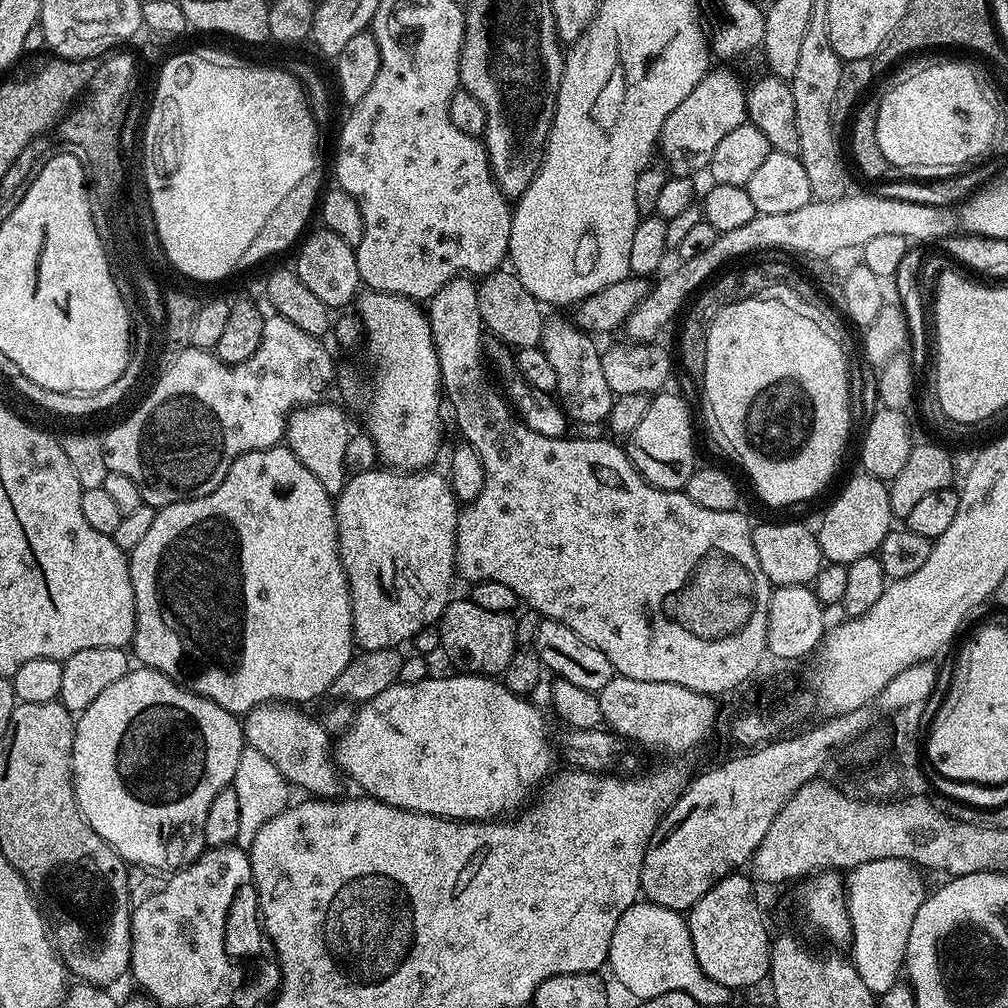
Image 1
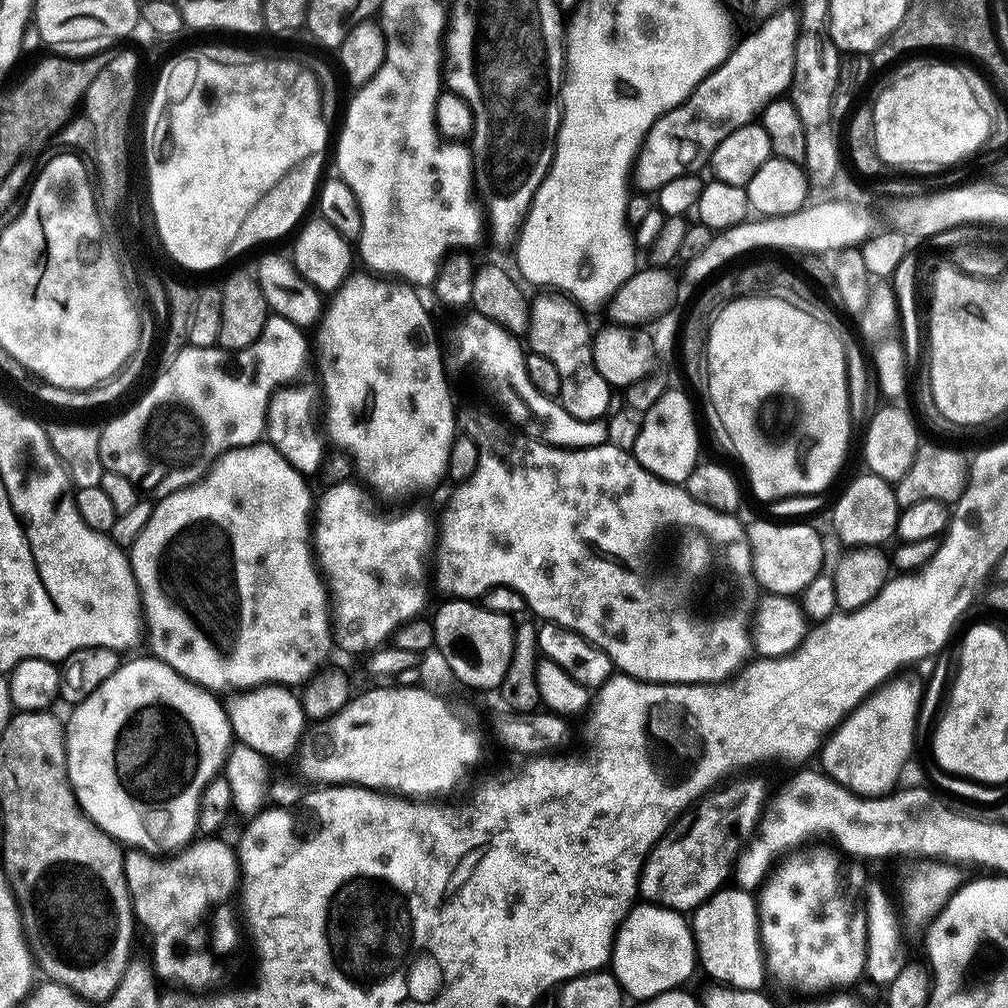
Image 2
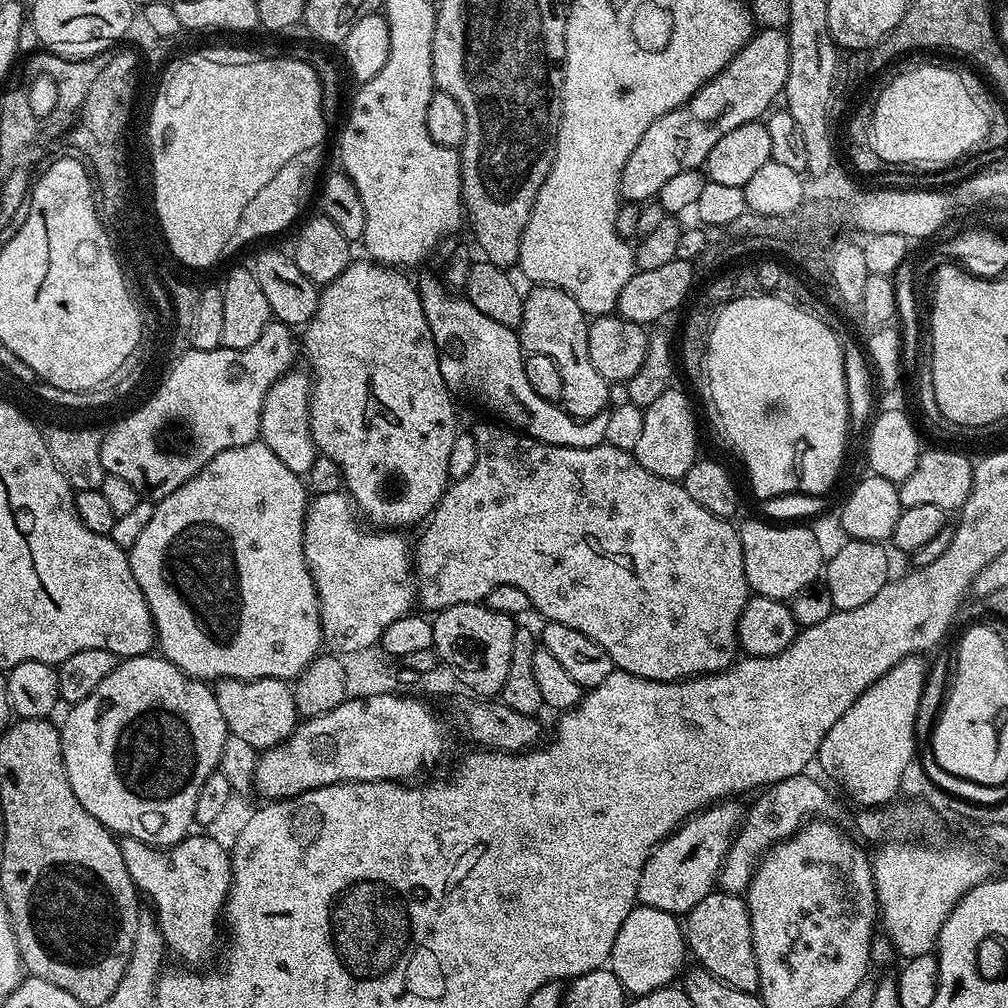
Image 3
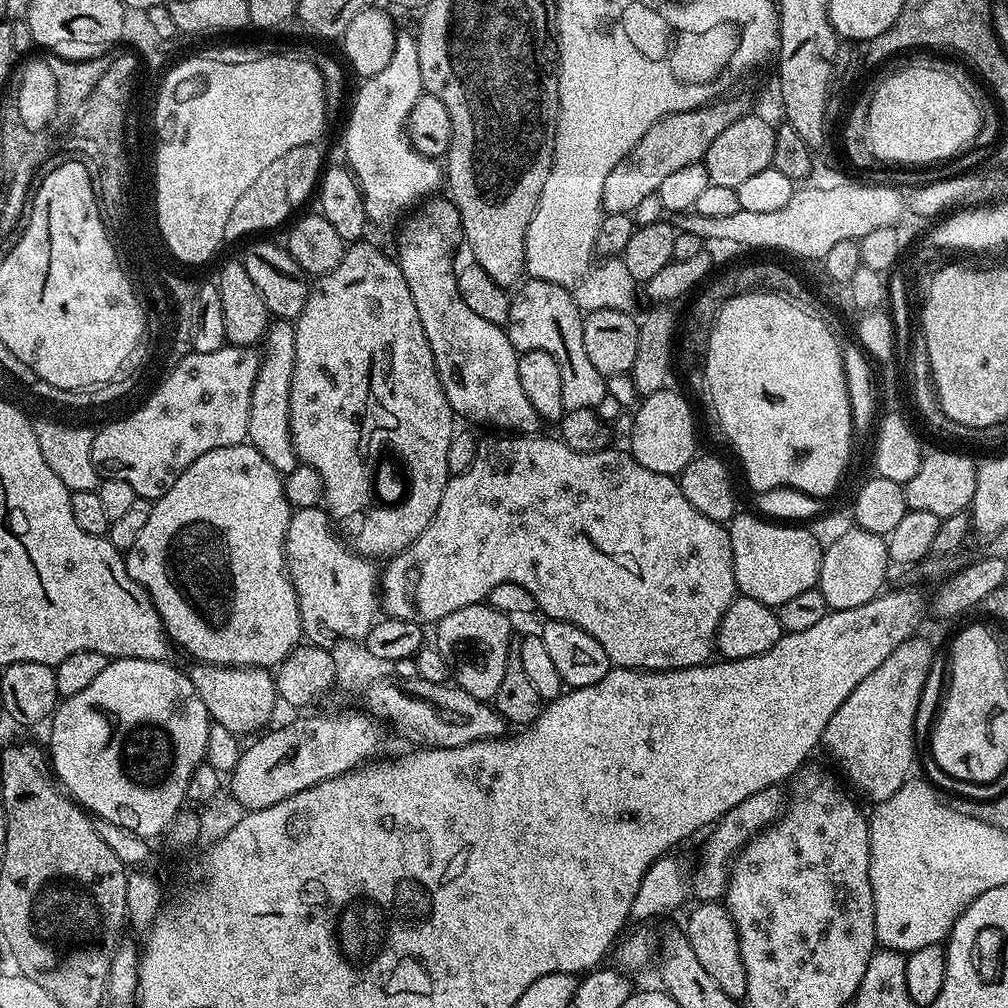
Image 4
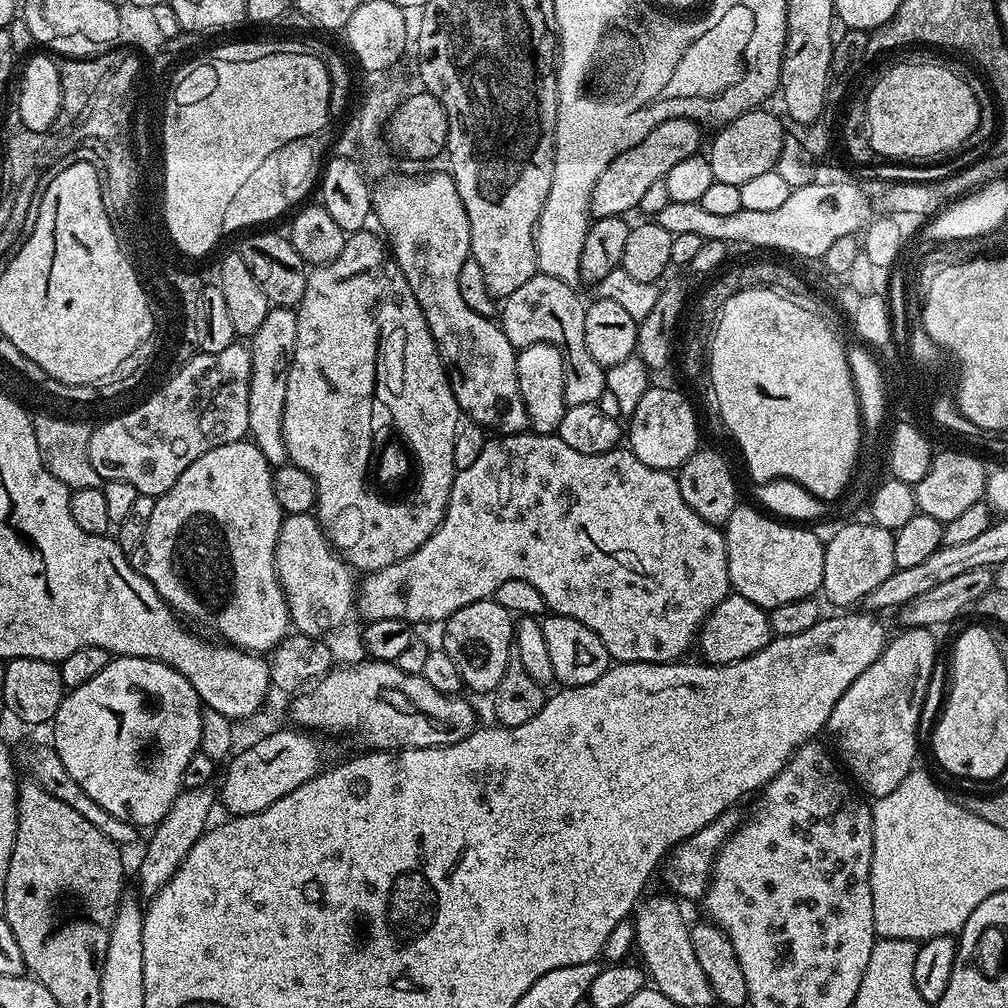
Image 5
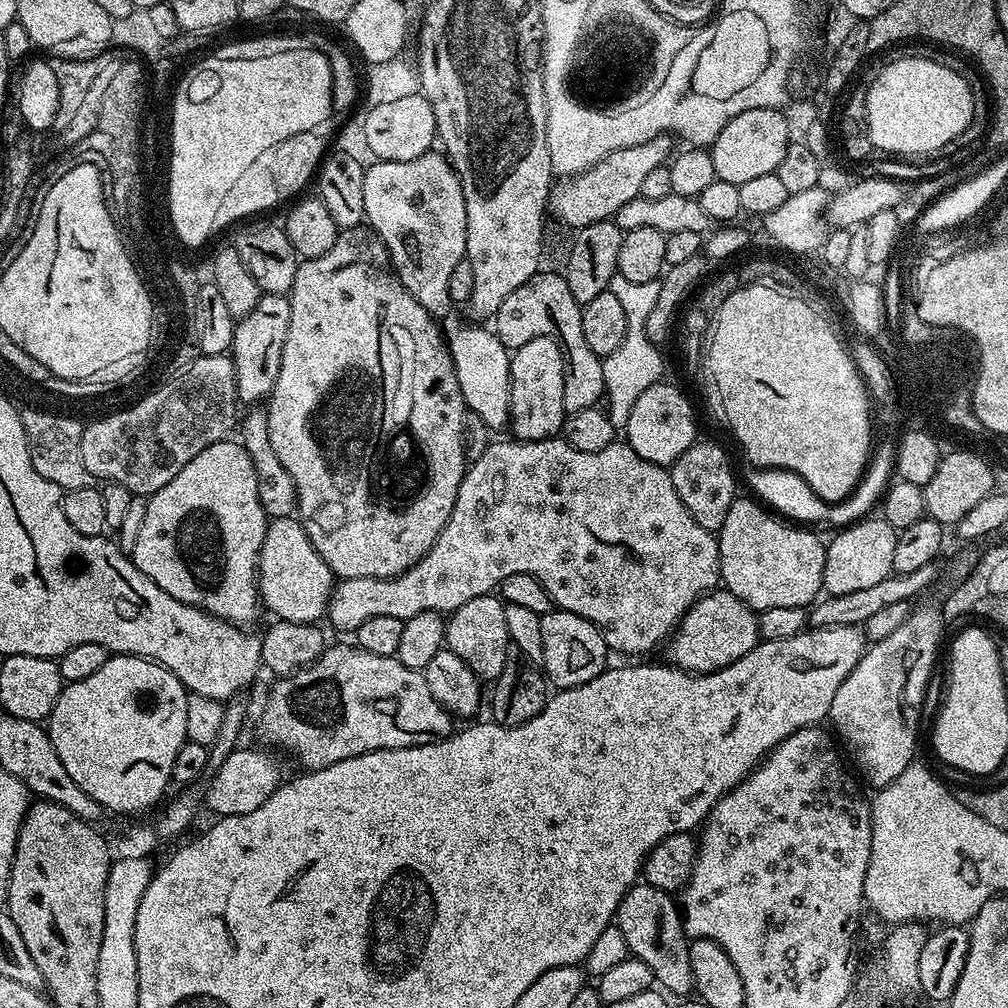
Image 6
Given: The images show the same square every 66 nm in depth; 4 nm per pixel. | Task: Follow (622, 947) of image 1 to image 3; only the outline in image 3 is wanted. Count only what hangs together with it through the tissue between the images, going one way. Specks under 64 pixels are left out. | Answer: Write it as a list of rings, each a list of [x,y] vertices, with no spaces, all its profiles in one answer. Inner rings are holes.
[[[637,905],[619,930],[611,948],[608,966],[622,982],[624,989],[631,995],[644,995],[654,989],[671,985],[677,975],[685,969],[688,959],[687,939],[673,913],[658,910],[654,907]],[[681,970],[681,972],[680,972]],[[680,972],[680,973],[679,973]]]

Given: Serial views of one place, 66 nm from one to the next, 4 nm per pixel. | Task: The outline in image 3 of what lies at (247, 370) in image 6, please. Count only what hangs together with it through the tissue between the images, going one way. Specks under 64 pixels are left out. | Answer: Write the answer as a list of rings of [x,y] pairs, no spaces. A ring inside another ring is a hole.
[[[297,370],[275,380],[268,388],[266,398],[262,402],[260,415],[259,439],[267,448],[274,450],[276,457],[284,463],[291,472],[306,474],[318,455],[316,444],[312,440],[312,431],[308,425],[308,402],[310,399],[310,384]]]

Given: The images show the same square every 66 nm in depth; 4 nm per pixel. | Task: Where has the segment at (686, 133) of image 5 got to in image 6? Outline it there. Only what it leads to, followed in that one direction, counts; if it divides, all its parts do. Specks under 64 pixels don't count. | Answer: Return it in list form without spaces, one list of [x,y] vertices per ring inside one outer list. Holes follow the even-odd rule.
[[[661,134],[650,138],[650,142],[638,142],[634,146],[619,148],[610,154],[606,154],[606,158],[602,158],[594,167],[586,169],[585,172],[578,172],[574,176],[557,179],[553,183],[552,193],[548,195],[548,212],[551,215],[556,215],[562,223],[569,224],[572,230],[588,227],[591,223],[612,220],[616,212],[622,210],[622,206],[626,206],[626,202],[630,202],[635,196],[640,195],[642,182],[648,175],[669,163],[674,152],[672,140],[671,135]]]

